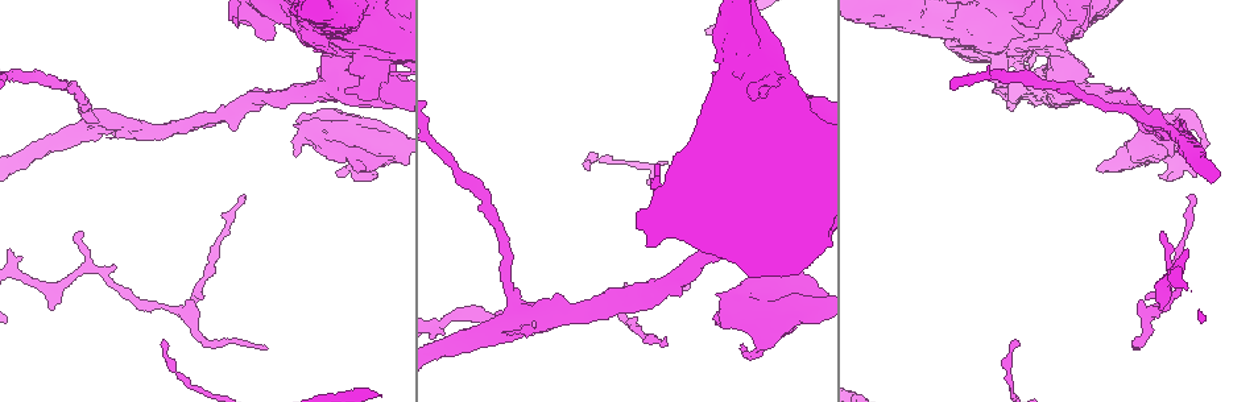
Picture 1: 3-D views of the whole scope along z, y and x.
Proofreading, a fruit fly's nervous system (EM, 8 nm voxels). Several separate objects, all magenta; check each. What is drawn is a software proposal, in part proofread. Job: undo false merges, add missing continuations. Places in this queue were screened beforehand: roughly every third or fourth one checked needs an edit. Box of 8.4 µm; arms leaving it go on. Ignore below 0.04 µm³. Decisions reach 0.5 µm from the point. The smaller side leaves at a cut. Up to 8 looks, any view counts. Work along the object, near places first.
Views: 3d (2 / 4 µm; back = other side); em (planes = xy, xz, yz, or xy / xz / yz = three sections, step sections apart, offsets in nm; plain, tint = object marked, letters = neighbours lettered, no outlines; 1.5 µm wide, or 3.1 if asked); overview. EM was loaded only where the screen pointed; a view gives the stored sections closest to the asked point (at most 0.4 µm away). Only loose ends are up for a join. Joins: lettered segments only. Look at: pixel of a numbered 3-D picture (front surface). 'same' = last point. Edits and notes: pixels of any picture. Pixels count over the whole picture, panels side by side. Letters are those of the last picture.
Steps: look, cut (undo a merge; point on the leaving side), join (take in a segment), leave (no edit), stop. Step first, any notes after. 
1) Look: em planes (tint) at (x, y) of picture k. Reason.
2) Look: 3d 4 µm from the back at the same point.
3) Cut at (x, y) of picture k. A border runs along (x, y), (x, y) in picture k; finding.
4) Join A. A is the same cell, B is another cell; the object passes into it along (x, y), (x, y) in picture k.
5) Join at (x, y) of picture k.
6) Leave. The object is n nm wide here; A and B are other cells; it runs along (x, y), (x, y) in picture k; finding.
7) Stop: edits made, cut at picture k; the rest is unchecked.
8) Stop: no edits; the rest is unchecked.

Look: 3d 2 µm from the back at (1193, 173) of picture 1. Branch stops here.

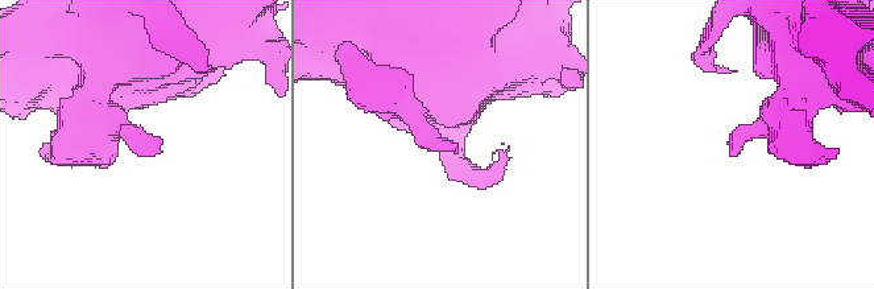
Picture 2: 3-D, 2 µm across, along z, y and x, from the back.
Look: em xz step 4 (letters) at (732, 138) of picture 2.

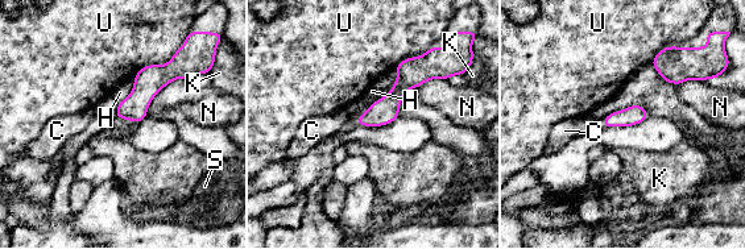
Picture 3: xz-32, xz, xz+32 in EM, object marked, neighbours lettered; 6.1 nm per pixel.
Look: em planes (letters) at the same point. Another direction.

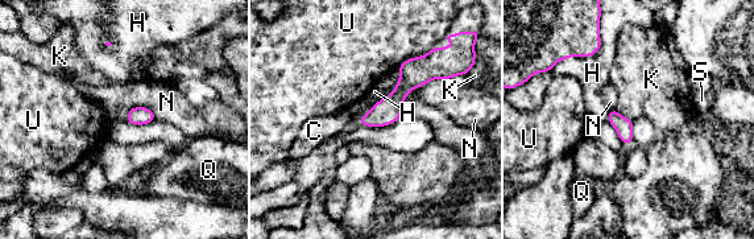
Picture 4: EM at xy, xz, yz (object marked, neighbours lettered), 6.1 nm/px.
Leave. The longest contact is with H, 260 nm; C, H, K, N, Q, S and U are other cells; no lettered segment goes on from it.

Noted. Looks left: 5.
Look: em planes (plain) at (361, 168) of picture 1. Stops while still wide.

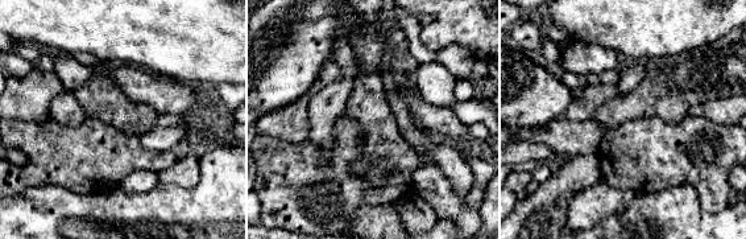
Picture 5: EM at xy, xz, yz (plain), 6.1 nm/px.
Look: em planes (letters) at the same point. See the neighbours.

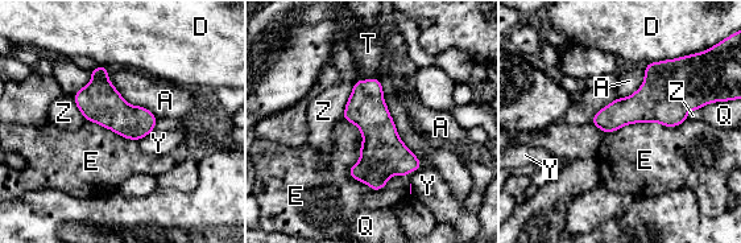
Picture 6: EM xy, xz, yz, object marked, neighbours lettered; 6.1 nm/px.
Join T. T is the same cell, A, D, E, Q, Y and Z are other cells; the object passes into it along (365, 108), (367, 79), (368, 44) in picture 6; it goes on there.

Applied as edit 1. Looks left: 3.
Look: em planes (tint) at (499, 311) of picture 1. Branch stops here.

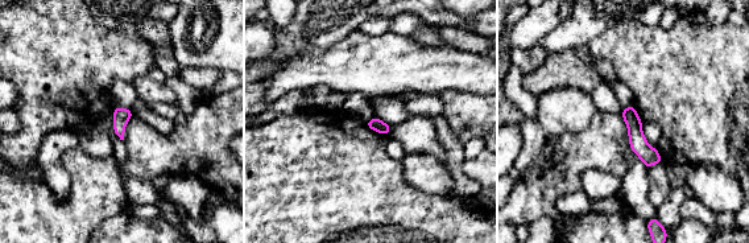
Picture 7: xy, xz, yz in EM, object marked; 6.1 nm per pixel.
Look: em planes (letters) at the same point. What lies round it.

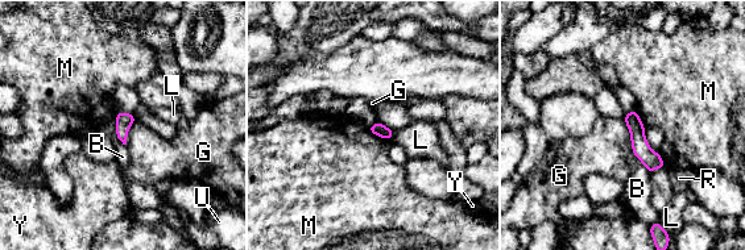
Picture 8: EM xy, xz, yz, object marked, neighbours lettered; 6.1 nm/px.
Leave. B, G, L, M, R, U and Y are other cells; it runs along (629, 116), (640, 146), (658, 165) in picture 8; none of them fits.

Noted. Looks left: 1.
Stop: edits made, join at picture 6; the rest is unchecked.

